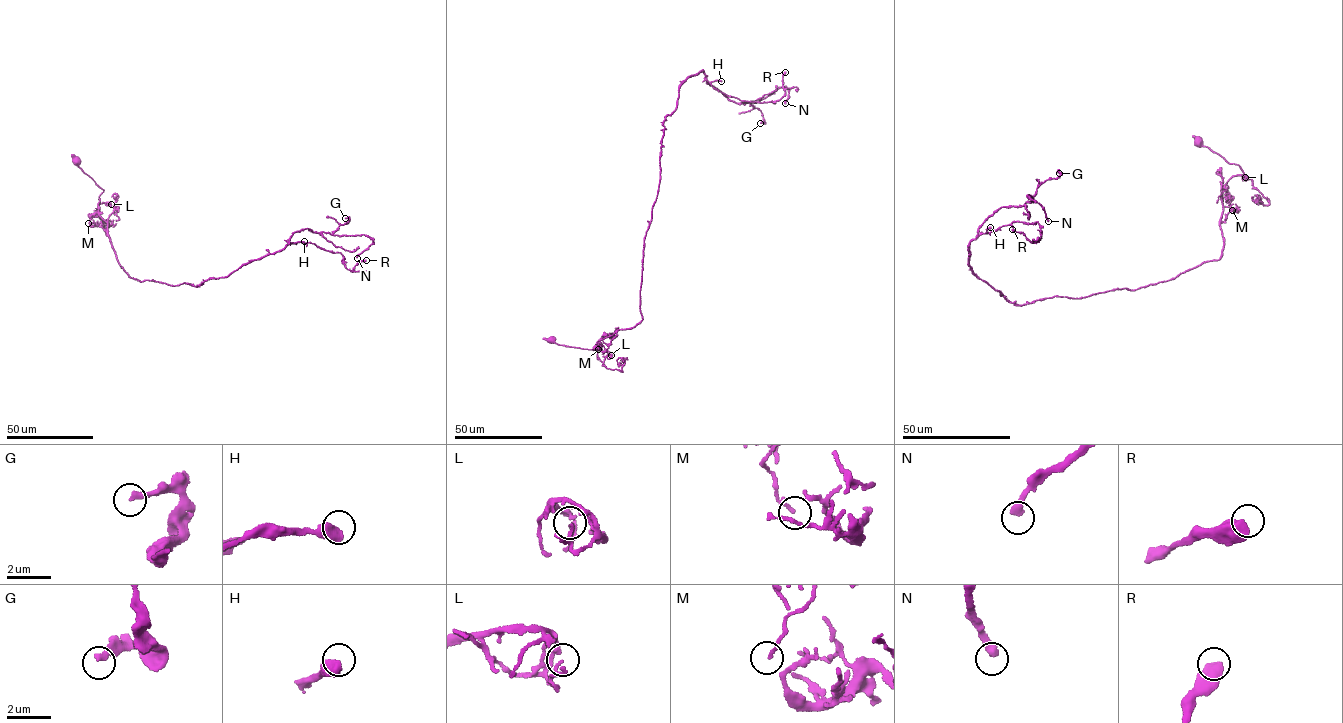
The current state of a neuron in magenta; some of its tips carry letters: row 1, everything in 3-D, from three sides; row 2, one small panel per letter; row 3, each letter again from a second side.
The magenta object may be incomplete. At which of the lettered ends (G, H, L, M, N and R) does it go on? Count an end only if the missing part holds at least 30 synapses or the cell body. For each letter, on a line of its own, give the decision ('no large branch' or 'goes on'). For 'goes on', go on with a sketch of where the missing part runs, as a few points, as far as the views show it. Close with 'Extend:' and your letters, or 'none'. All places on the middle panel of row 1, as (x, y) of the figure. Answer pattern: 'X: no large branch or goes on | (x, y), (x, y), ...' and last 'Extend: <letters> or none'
G: no large branch
H: no large branch
L: no large branch
M: no large branch
N: no large branch
R: no large branch
Extend: none

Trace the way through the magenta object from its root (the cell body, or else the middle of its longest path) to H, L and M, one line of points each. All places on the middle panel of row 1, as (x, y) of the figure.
H: (551, 340), (598, 359), (598, 341), (642, 319), (663, 121), (688, 77), (702, 71), (721, 81)
L: (551, 340), (561, 345), (591, 349), (603, 362), (611, 355)
M: (551, 340), (561, 345), (591, 349), (598, 359), (597, 343), (600, 345), (598, 349)

